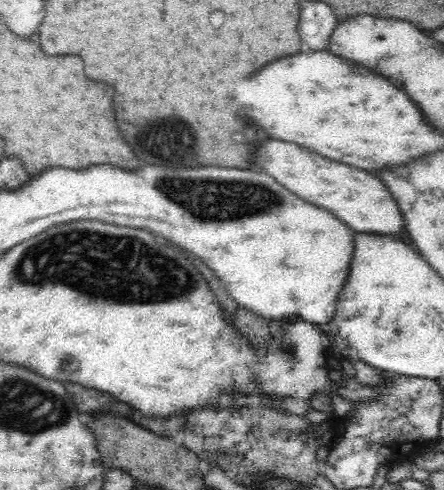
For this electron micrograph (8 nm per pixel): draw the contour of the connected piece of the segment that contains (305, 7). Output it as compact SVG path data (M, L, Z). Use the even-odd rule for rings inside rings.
M302 2L298 34L306 42L306 50L327 50L332 31L338 18L324 2Z

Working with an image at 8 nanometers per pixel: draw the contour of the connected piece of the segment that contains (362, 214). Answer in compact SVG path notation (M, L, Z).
M282 140L264 142L254 154L252 164L260 172L272 176L286 190L294 192L298 198L331 212L342 224L346 224L348 228L352 226L352 230L356 232L390 235L400 234L404 228L400 210L392 200L390 192L384 188L380 180L376 180L372 174L364 170L326 160L316 152Z

